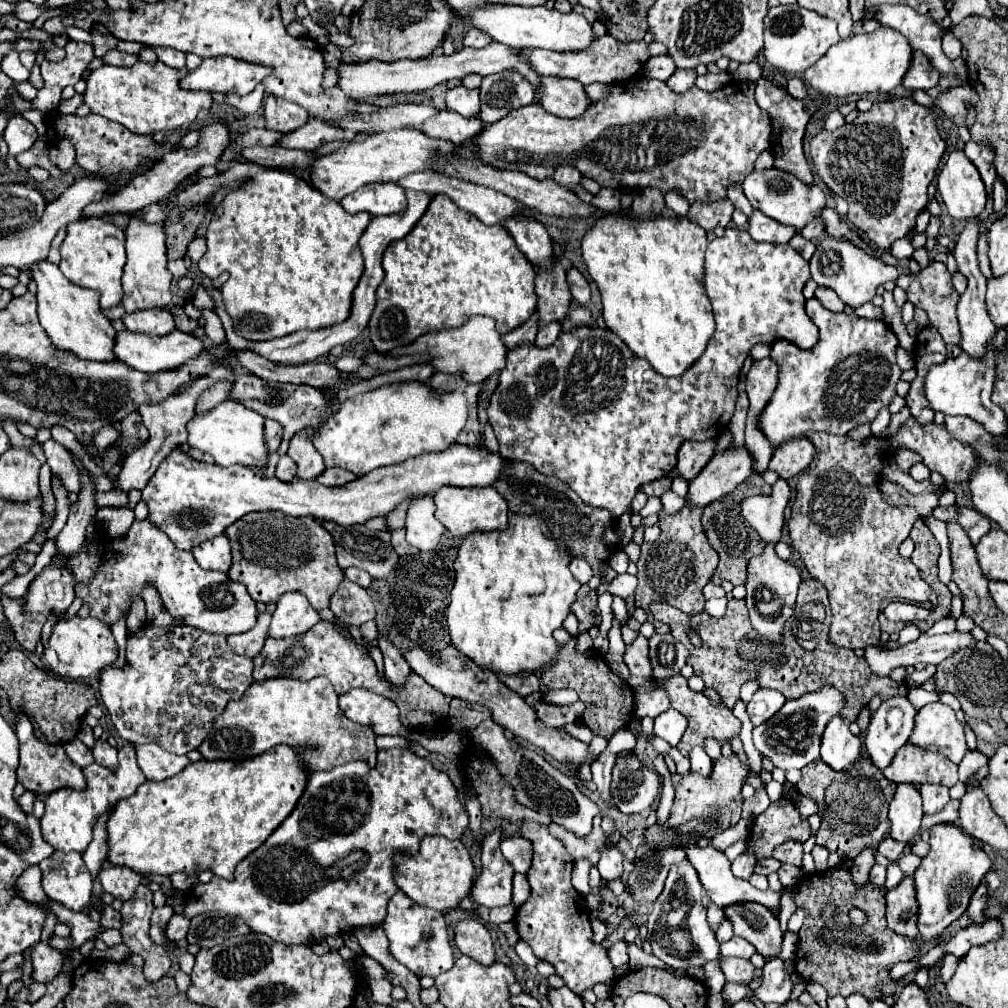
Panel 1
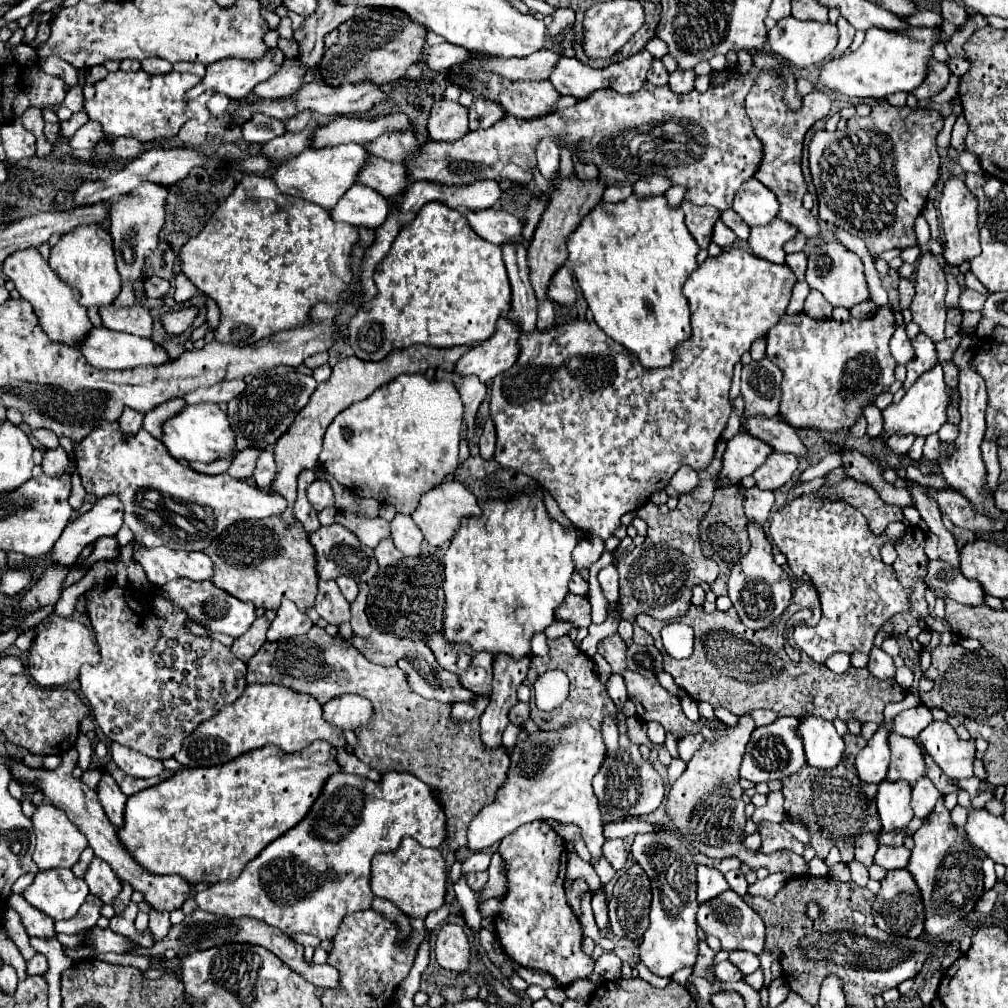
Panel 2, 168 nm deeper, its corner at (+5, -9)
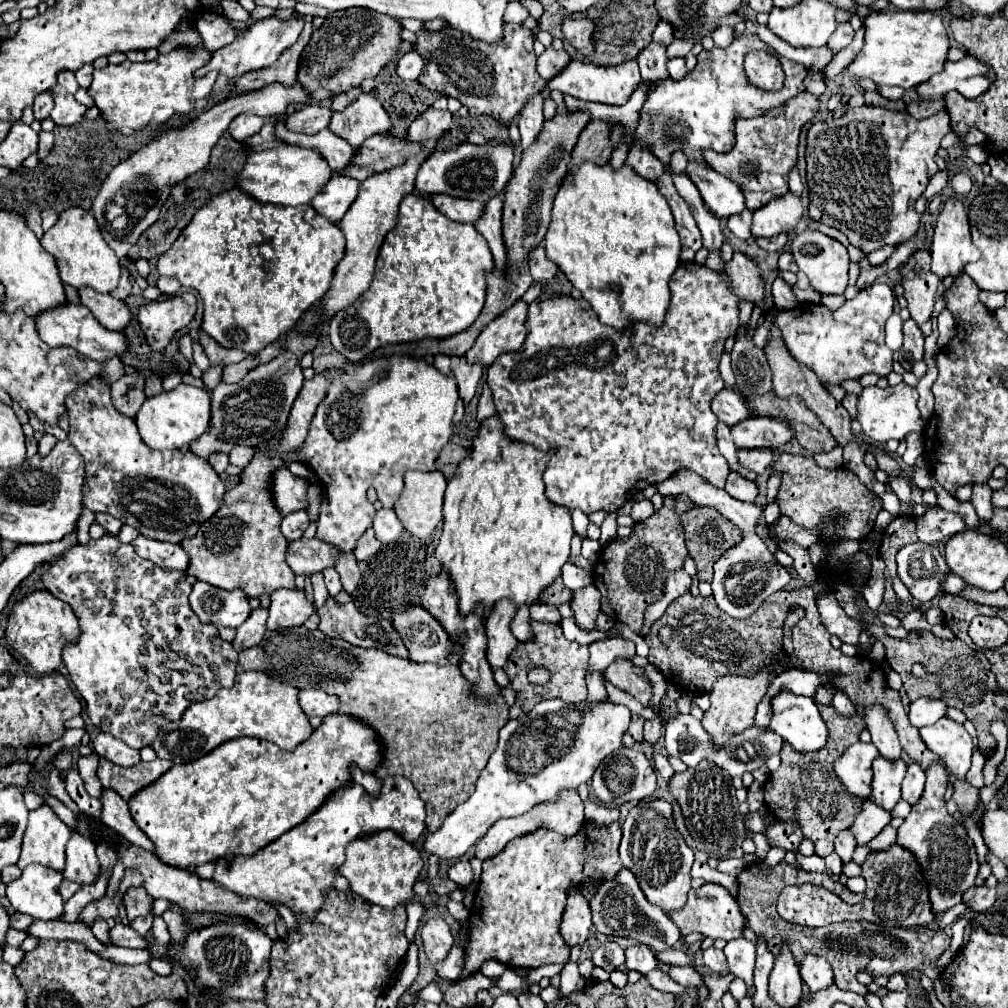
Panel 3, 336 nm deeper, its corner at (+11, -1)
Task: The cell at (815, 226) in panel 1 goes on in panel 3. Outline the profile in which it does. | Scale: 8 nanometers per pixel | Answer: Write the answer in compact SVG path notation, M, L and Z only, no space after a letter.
M776 234L772 238L756 238L756 244L766 252L778 252L786 246L786 242L788 242L788 234Z

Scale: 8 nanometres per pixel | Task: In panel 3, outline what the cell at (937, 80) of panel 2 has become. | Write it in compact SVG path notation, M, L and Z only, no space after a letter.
M966 54L958 62L946 62L944 72L934 74L928 82L920 84L916 92L922 98L936 98L956 90L966 100L974 100L990 88L992 80L996 80L992 66L976 62L972 54Z

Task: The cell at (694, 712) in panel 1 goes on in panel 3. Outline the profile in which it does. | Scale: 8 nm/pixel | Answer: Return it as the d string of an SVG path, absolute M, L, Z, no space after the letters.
M616 658L604 670L604 678L610 680L618 690L624 690L624 692L632 694L644 706L650 706L650 692L652 692L650 682L648 682L644 670L636 668L630 660Z

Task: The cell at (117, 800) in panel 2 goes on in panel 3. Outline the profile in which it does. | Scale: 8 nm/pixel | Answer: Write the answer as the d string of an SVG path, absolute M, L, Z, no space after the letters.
M104 790L100 802L102 802L102 806L104 806L100 820L102 820L108 828L116 830L118 836L126 838L126 840L132 842L134 846L140 846L140 848L144 848L144 850L148 850L148 852L154 854L152 842L148 842L146 834L136 826L136 822L134 822L132 816L130 816L128 804L126 804L118 794L112 794L112 790Z

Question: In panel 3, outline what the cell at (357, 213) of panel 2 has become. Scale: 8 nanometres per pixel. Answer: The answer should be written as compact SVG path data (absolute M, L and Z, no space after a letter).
M334 176L330 178L324 188L312 198L310 206L322 214L324 218L328 218L330 222L338 224L344 216L344 212L350 208L350 204L354 202L356 194L358 194L358 184L354 178L348 176Z

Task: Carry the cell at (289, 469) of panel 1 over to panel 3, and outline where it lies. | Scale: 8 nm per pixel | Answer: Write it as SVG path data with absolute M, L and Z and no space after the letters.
M236 446L228 452L228 456L230 456L230 464L246 468L254 456L254 450L250 446Z

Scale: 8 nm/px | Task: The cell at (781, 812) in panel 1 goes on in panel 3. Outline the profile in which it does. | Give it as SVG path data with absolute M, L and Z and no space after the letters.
M776 820L768 826L766 836L772 846L780 846L784 850L798 850L804 834L794 820Z

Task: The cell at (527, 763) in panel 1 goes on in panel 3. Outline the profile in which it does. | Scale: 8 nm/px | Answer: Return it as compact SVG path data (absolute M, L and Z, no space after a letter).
M502 598L492 606L492 612L486 620L488 634L488 662L492 668L502 668L508 662L508 654L516 650L518 640L510 632L510 622L516 616L518 606L510 598Z

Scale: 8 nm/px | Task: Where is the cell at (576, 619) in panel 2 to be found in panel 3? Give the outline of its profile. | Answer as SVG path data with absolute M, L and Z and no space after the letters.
M556 576L556 580L548 586L548 590L544 588L544 590L540 592L540 600L542 600L542 604L558 606L558 604L562 604L562 602L568 602L570 594L572 594L572 592L562 584L562 578Z

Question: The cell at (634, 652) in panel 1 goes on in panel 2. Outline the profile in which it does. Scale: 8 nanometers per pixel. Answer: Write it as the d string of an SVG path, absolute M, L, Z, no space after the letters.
M618 634L600 642L600 654L608 660L608 664L612 666L612 672L622 674L628 668L626 666L626 642Z

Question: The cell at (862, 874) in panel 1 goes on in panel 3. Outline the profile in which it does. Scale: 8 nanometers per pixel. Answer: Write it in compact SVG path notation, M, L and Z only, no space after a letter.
M868 798L862 804L860 814L856 816L856 822L852 824L852 832L856 834L856 842L858 844L868 844L872 838L876 838L880 834L880 830L884 826L888 826L892 820L890 812L884 810L882 806L878 806L872 798Z

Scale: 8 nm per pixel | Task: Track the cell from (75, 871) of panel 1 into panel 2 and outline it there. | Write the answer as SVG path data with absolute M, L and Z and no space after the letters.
M68 868L42 870L22 896L52 920L68 920L84 904L90 894L86 882L76 878Z

